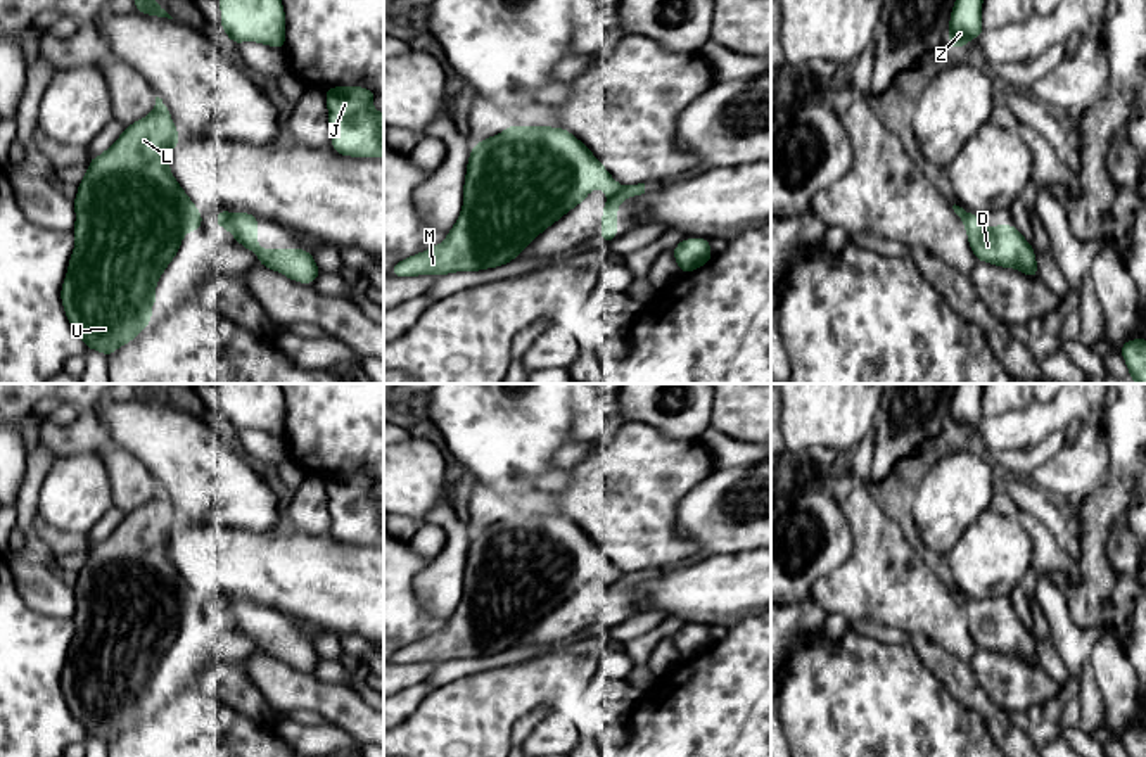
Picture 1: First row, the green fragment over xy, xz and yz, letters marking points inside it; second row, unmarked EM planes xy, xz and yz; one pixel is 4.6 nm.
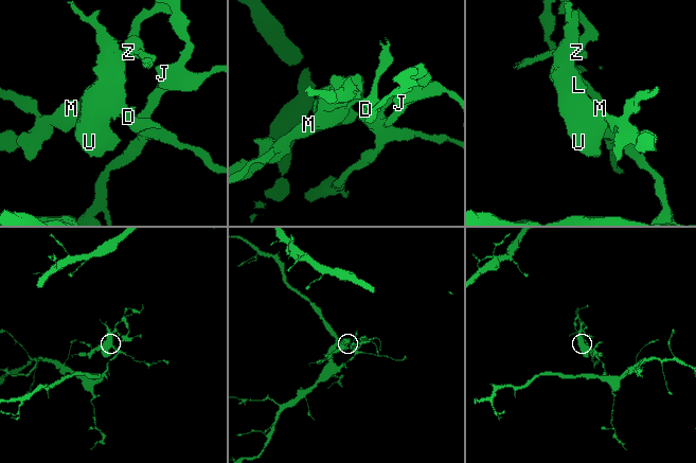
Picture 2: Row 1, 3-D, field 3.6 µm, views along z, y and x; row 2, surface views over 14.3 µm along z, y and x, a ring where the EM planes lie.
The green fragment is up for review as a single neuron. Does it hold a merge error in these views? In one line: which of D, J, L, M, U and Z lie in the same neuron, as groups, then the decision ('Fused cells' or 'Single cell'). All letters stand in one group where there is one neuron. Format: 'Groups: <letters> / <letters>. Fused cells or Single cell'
Groups: D J Z / L M U. Fused cells

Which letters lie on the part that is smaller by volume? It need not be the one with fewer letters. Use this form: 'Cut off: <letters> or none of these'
Cut off: L, M, U

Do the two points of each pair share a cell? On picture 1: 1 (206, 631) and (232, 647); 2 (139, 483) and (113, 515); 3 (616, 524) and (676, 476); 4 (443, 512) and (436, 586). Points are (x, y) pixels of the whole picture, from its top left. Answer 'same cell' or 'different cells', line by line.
1: different cells
2: different cells
3: same cell
4: same cell

